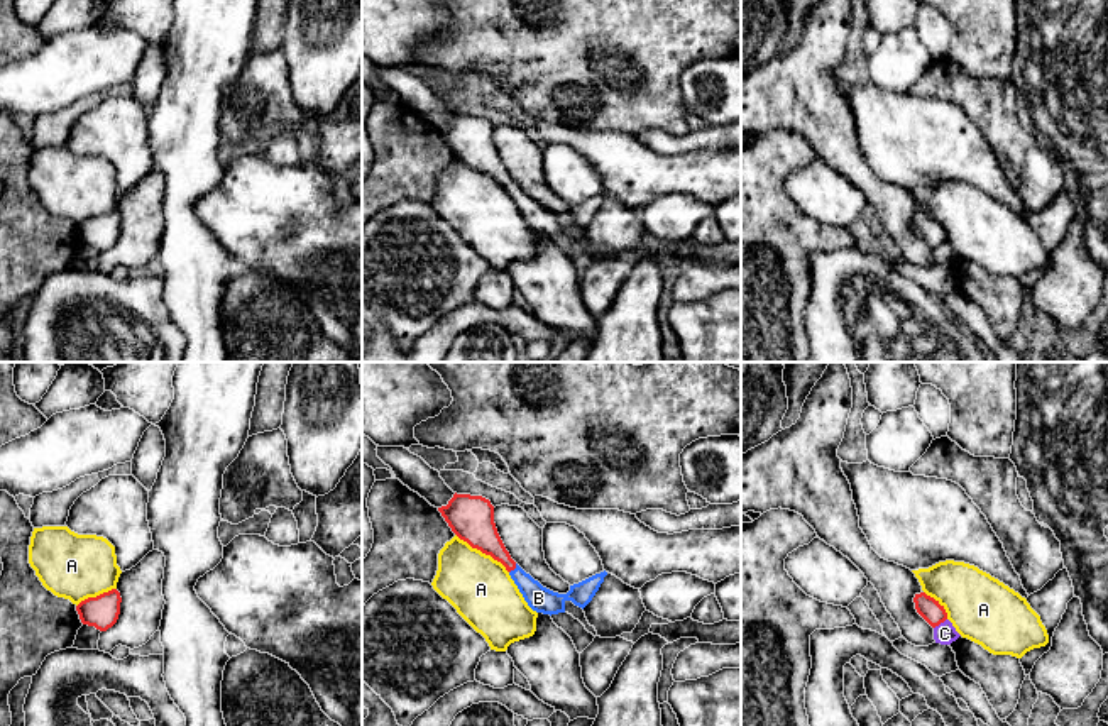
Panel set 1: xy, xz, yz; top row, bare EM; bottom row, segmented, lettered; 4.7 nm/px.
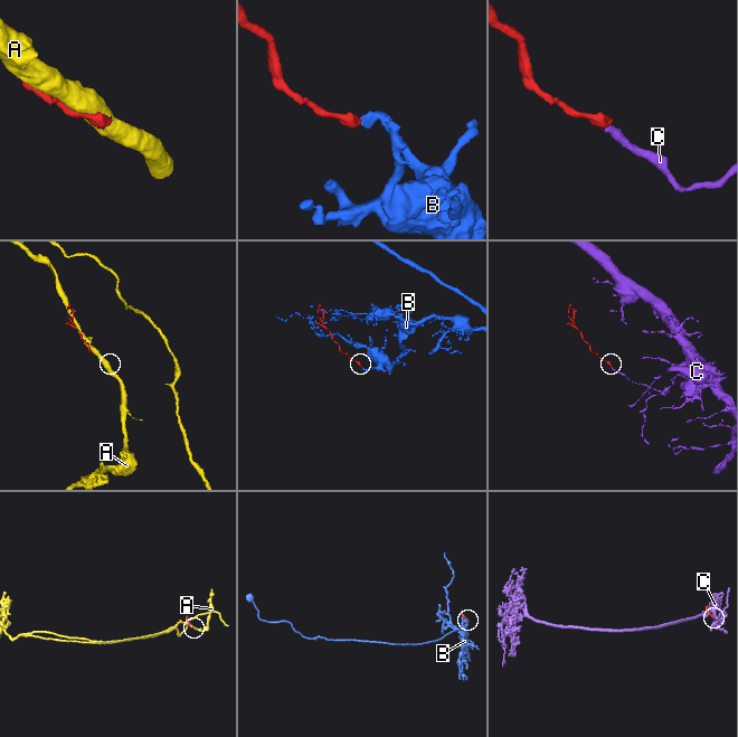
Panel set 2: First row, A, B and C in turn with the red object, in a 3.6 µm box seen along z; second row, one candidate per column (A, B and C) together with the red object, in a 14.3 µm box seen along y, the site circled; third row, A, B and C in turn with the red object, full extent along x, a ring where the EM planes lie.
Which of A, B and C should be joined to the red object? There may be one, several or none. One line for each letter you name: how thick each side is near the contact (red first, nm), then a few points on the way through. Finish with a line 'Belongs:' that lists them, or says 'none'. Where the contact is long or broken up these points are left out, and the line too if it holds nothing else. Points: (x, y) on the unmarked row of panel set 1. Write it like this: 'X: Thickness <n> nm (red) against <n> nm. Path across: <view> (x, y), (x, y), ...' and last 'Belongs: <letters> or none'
B: Thickness 160 nm (red) against 120 nm. Path across: xz (479, 151), (513, 190), (538, 219)
Belongs: B

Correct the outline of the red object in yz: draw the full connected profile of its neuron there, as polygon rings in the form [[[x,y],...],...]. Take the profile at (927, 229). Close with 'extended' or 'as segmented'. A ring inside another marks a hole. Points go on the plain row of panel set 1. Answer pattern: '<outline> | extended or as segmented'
[[[925,213],[915,215],[913,218],[917,234],[932,247],[939,247],[947,240],[944,227]]] | as segmented

